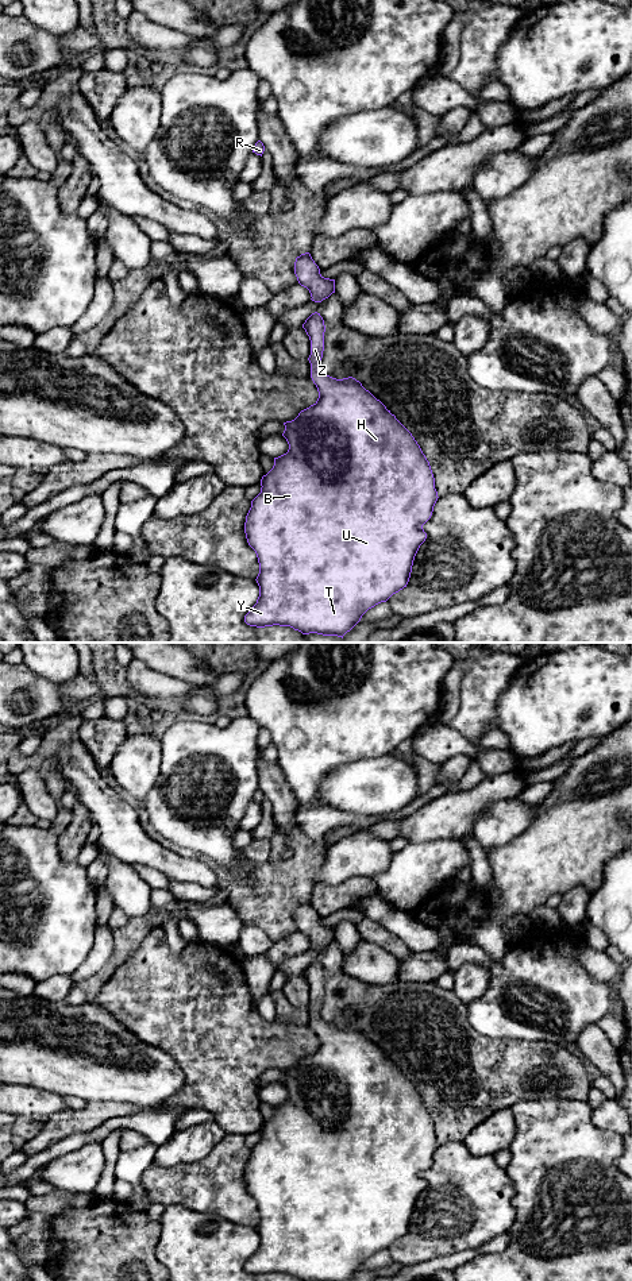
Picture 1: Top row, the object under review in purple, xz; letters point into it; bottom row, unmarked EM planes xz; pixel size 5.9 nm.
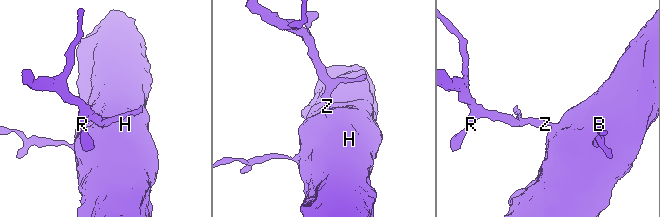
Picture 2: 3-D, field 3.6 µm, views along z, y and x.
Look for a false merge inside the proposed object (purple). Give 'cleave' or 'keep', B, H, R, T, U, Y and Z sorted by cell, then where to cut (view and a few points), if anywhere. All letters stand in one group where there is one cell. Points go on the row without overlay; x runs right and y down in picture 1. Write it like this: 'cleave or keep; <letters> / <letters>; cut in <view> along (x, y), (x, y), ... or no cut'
keep; B H R T U Y Z; no cut

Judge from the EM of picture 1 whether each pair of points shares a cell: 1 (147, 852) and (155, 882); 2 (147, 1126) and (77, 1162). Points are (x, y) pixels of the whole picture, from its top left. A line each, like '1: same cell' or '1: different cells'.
1: different cells
2: different cells

